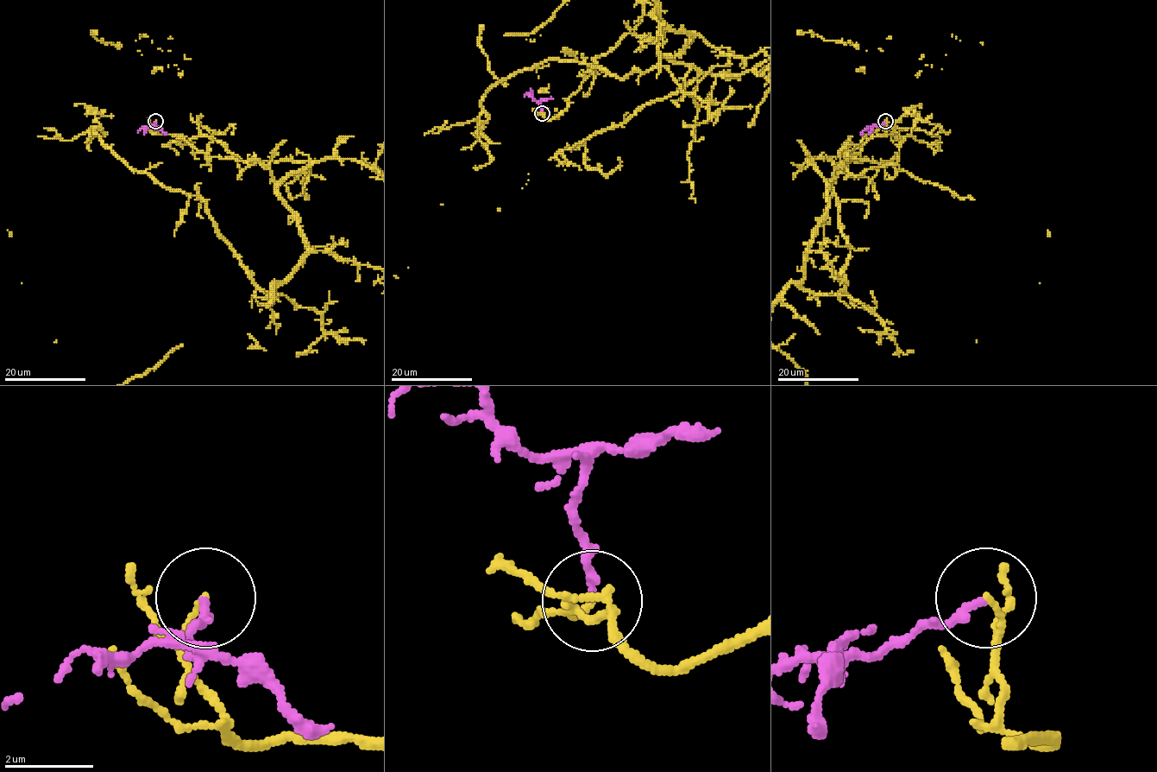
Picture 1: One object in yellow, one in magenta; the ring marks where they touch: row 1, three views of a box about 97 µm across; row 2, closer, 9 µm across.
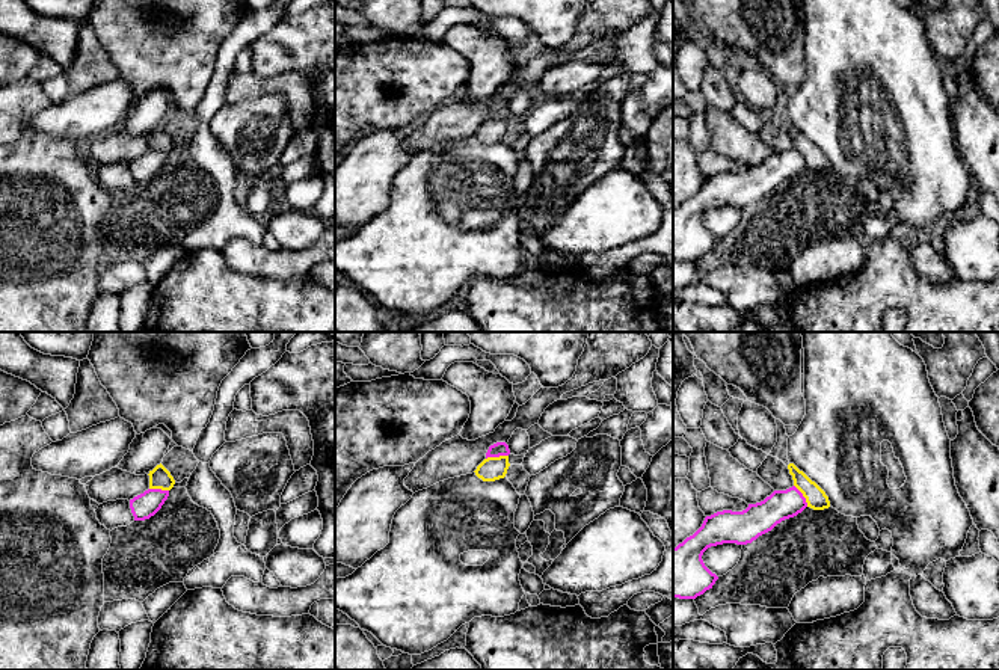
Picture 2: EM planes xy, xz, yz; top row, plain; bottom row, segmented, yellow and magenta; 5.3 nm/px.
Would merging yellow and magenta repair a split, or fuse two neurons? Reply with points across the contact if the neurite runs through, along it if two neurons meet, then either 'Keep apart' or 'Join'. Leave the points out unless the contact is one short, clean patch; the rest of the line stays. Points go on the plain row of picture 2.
Boundary: xz (507, 116), (486, 121). Keep apart

